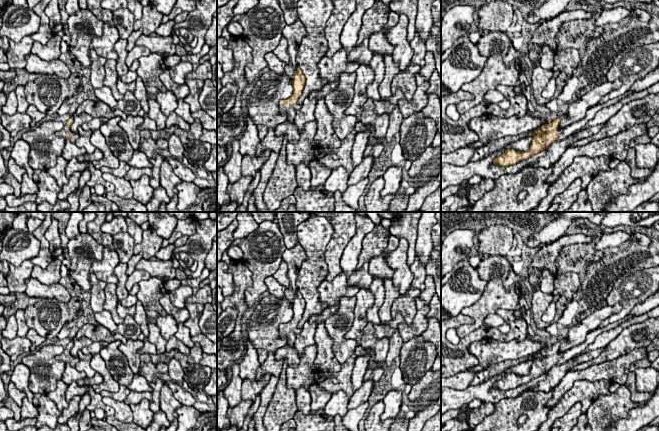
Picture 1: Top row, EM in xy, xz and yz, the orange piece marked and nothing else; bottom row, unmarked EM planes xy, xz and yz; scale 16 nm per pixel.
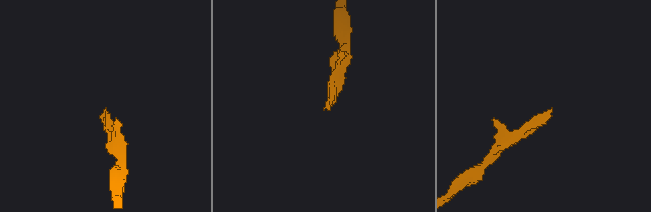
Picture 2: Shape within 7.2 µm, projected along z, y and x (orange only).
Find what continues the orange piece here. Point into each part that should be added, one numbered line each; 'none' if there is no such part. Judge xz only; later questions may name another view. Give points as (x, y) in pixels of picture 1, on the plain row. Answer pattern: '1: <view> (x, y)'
1: xz (289, 334)

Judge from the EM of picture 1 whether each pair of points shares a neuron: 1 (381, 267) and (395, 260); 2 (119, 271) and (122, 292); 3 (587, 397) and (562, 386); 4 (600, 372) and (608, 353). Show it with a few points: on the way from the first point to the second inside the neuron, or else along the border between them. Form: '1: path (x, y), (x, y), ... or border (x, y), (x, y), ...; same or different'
1: border (398, 243), (385, 256), (393, 271), (392, 278); different
2: path (121, 276), (121, 287); same
3: border (591, 381), (576, 380), (552, 405); different
4: border (627, 353), (611, 360), (591, 364), (583, 369); different

